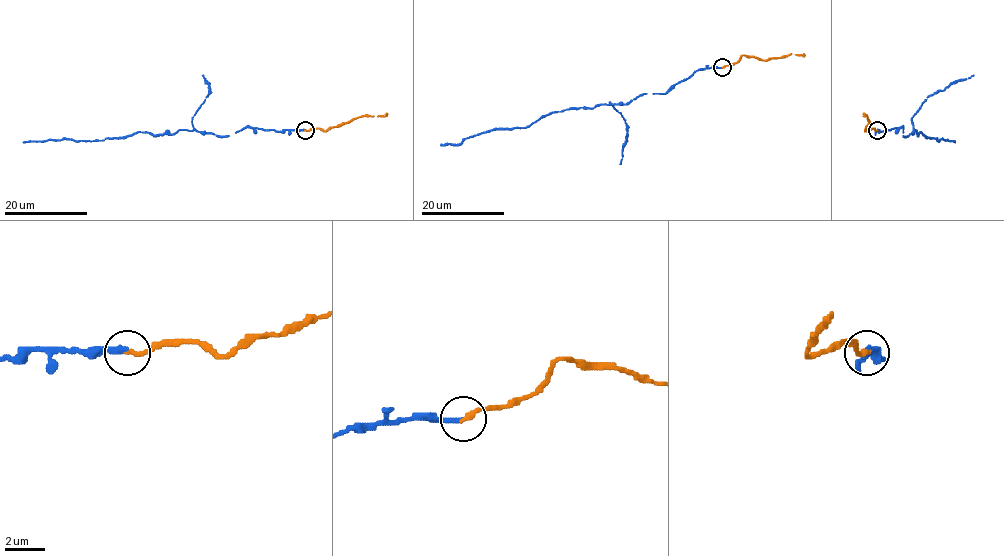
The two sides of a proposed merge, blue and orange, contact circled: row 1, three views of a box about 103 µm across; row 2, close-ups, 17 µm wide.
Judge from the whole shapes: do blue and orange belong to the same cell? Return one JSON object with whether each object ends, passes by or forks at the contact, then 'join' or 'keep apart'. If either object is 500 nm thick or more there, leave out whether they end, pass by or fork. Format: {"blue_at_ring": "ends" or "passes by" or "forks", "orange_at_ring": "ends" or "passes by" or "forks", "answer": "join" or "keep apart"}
{"blue_at_ring": "ends", "orange_at_ring": "ends", "answer": "join"}

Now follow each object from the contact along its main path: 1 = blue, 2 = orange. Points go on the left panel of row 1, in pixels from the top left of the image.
1: (305, 130), (278, 132), (247, 126), (226, 136), (180, 130), (173, 134), (143, 132), (96, 141), (23, 142)
2: (305, 131), (325, 131), (362, 116), (384, 116), (387, 113)

